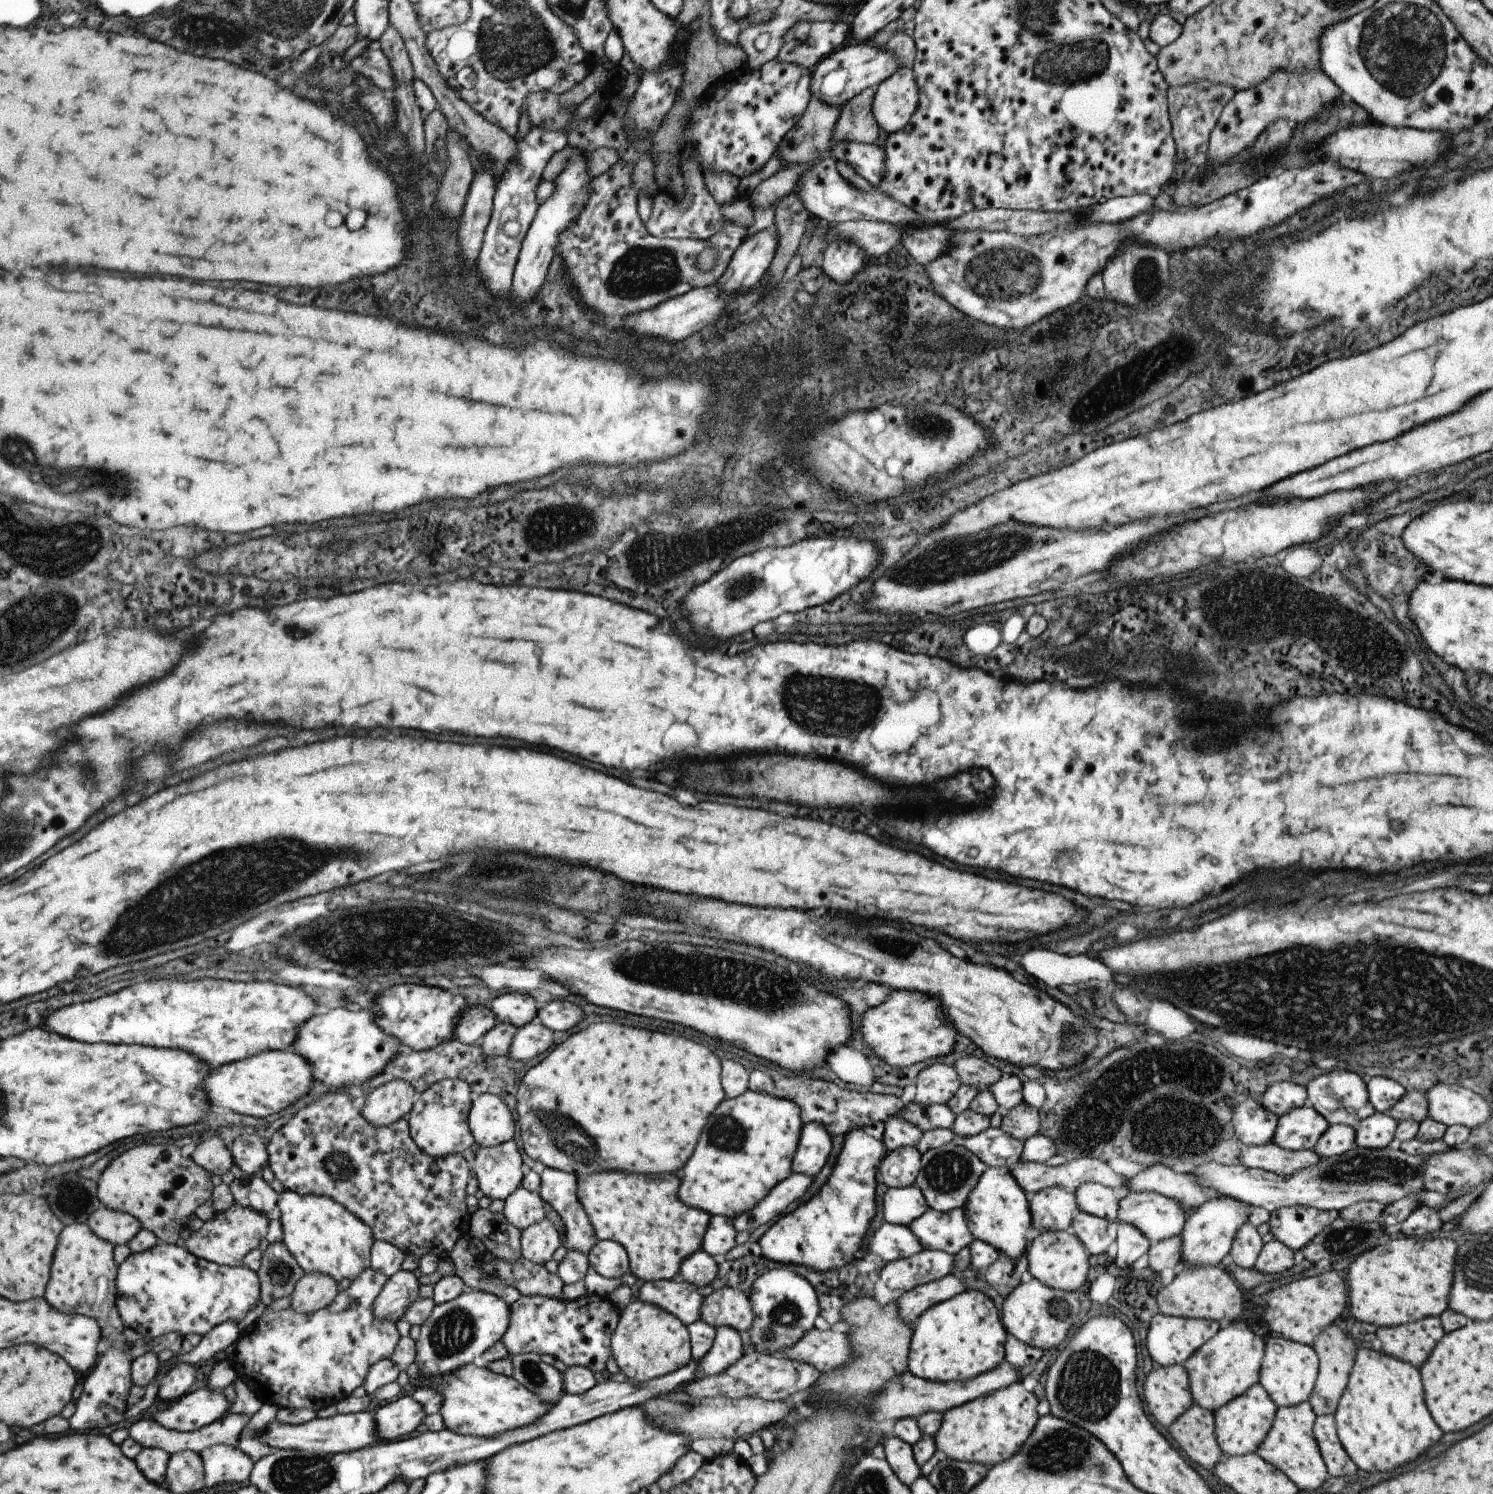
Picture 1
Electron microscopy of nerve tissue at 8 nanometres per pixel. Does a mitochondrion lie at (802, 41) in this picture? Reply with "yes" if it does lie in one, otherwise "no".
no

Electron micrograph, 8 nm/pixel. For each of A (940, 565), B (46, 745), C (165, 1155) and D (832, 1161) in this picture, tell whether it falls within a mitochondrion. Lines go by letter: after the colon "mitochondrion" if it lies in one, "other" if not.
A: mitochondrion
B: other
C: other
D: other

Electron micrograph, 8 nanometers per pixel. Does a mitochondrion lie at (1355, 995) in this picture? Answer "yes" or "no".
yes

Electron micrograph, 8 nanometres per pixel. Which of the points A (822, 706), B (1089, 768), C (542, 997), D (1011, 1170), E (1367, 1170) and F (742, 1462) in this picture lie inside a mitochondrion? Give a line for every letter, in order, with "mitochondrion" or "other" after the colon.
A: mitochondrion
B: other
C: other
D: other
E: mitochondrion
F: other

